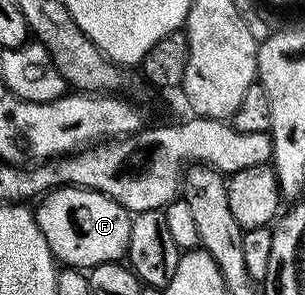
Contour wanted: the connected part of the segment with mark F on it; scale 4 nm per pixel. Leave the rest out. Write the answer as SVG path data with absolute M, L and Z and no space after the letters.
M60 186L49 191L34 210L34 219L38 221L40 232L44 232L44 240L48 240L48 248L55 259L63 267L74 267L83 272L90 271L96 264L127 257L131 217L131 211L116 204L116 200L107 194L79 186Z

